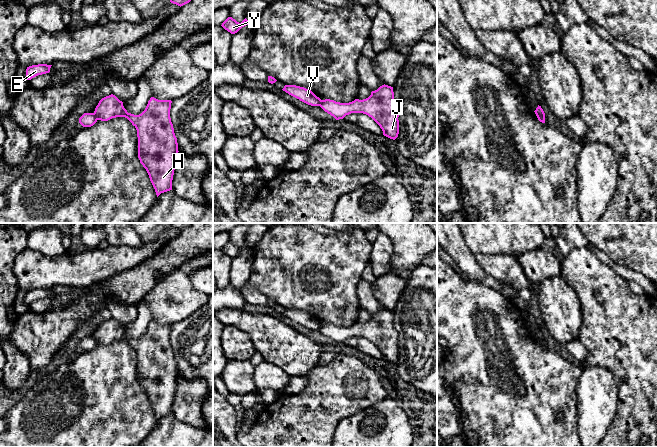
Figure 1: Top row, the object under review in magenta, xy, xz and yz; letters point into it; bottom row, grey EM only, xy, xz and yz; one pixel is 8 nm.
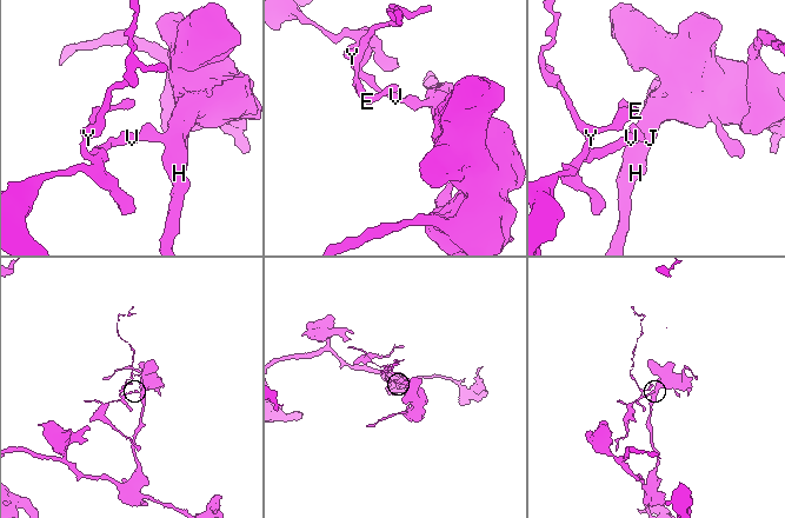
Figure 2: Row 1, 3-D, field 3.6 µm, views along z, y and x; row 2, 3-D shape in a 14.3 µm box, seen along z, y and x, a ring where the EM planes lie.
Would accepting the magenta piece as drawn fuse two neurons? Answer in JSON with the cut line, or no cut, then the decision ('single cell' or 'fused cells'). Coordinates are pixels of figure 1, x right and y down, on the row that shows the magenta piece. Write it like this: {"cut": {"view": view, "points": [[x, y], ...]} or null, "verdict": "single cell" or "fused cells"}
{"cut": {"view": "xy", "points": [[93, 113], [97, 119]]}, "verdict": "fused cells"}

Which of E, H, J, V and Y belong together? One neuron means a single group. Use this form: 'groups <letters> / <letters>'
groups E V Y / H J

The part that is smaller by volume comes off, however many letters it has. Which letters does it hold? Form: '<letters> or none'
E, V, Y

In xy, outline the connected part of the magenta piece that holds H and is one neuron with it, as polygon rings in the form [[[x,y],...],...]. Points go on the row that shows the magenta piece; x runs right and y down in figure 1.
[[[111,94],[102,98],[94,111],[97,120],[108,121],[116,117],[125,117],[136,128],[138,158],[149,175],[157,197],[161,193],[172,190],[176,157],[179,152],[177,138],[170,118],[171,103],[171,100],[158,100],[151,97],[145,110],[139,115],[134,115],[128,113],[123,106],[123,102]]]

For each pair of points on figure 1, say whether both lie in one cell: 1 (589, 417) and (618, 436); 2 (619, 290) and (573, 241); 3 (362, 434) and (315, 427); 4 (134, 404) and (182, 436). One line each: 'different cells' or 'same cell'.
1: different cells
2: different cells
3: different cells
4: different cells

